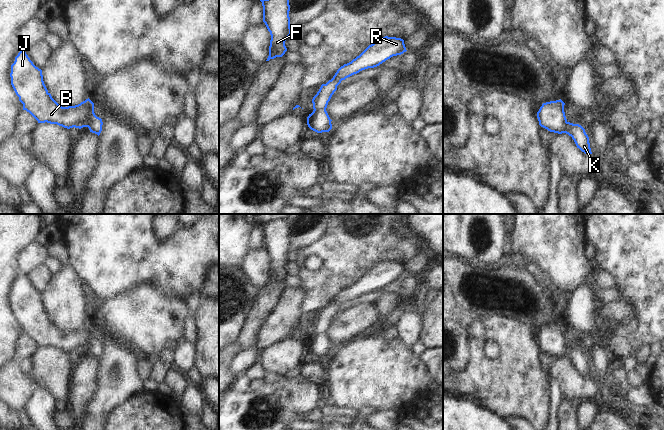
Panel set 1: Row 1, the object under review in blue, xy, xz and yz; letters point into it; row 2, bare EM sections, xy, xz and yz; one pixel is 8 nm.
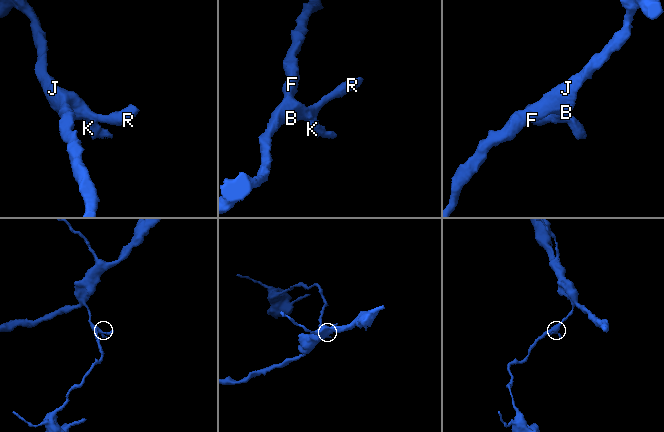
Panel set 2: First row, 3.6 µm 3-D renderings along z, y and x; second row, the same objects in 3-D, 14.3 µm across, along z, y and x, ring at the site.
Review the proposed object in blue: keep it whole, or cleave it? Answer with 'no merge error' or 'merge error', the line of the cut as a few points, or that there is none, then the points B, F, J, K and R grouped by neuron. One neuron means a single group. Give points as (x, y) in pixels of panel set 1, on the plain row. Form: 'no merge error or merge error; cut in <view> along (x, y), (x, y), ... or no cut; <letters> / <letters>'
no merge error; no cut; B F J K R

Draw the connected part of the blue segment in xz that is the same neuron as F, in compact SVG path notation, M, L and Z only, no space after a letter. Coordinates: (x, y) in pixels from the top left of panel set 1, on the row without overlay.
M286 219L260 224L263 230L263 246L271 259L269 280L266 285L282 281L287 272L286 263L291 259L290 229Z

